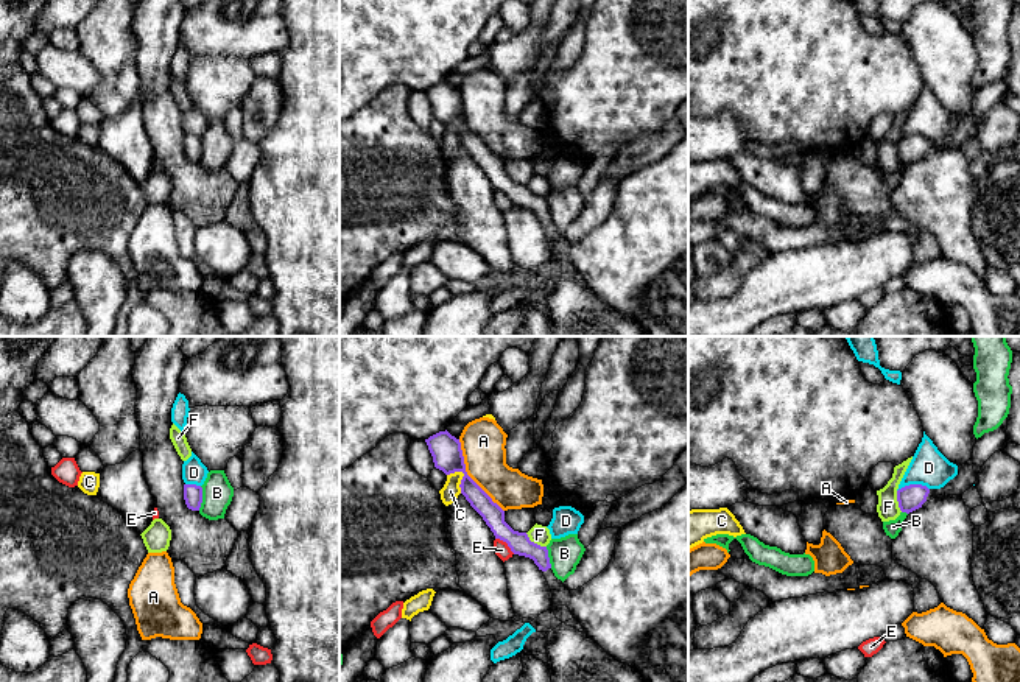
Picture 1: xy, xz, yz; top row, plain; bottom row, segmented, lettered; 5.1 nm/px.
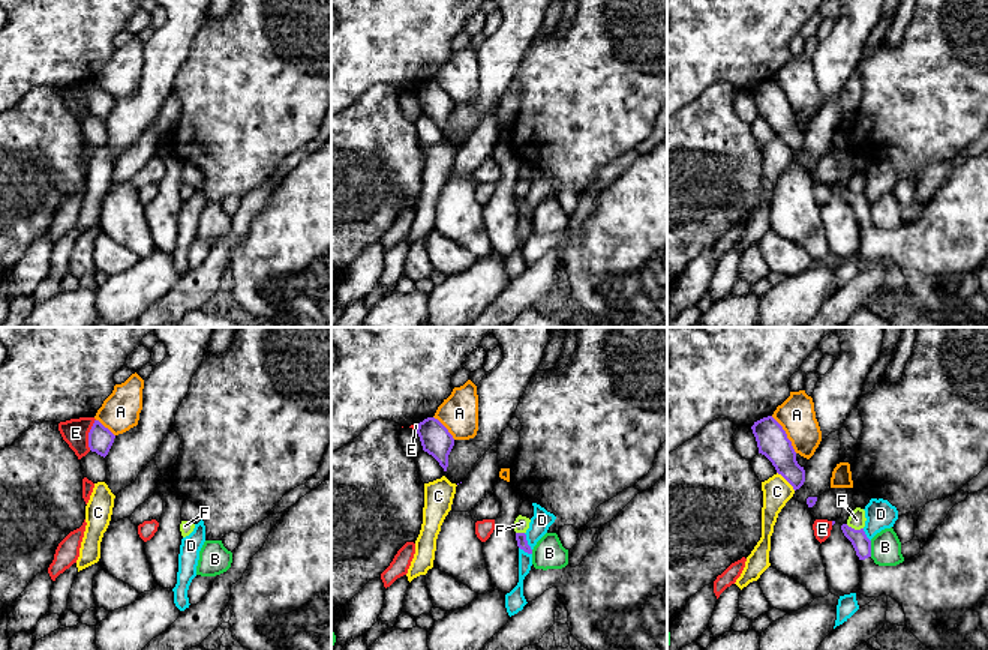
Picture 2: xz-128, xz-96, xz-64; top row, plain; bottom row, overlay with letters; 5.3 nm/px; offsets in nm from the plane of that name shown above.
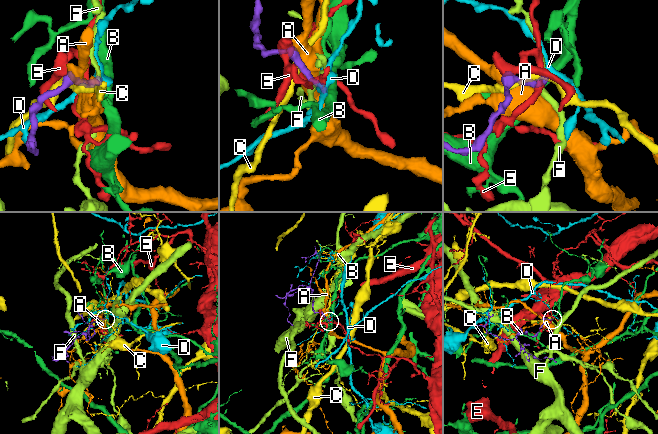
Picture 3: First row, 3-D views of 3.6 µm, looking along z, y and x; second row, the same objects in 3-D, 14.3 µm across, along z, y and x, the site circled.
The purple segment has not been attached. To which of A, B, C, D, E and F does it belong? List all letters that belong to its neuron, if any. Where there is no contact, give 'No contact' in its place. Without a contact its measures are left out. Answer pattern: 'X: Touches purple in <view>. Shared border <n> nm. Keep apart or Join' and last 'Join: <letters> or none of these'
A: Touches purple in xz. Shared border 440 nm. Keep apart
B: Touches purple in xy. Shared border 130 nm. Keep apart
C: Touches purple in xz. Shared border 130 nm. Keep apart
D: Touches purple in yz. Shared border 170 nm. Keep apart
E: Touches purple in xz. Shared border 130 nm. Keep apart
F: Touches purple in xz. Shared border 130 nm. Keep apart
Join: none of these

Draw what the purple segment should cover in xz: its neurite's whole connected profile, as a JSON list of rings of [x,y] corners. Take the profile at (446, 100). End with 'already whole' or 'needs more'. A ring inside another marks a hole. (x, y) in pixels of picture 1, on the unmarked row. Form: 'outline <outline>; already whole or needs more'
outline [[[447,81],[425,90],[434,118],[445,126],[463,123],[461,145],[483,168],[495,190],[508,195],[511,202],[534,212],[553,244],[553,258],[567,257],[584,283],[615,311],[635,319],[648,336],[688,336],[688,134],[660,160],[620,179],[609,216],[581,240],[570,241],[551,221],[548,201],[529,192],[526,184],[514,182],[505,173],[505,162],[467,126],[461,93]]]; needs more

